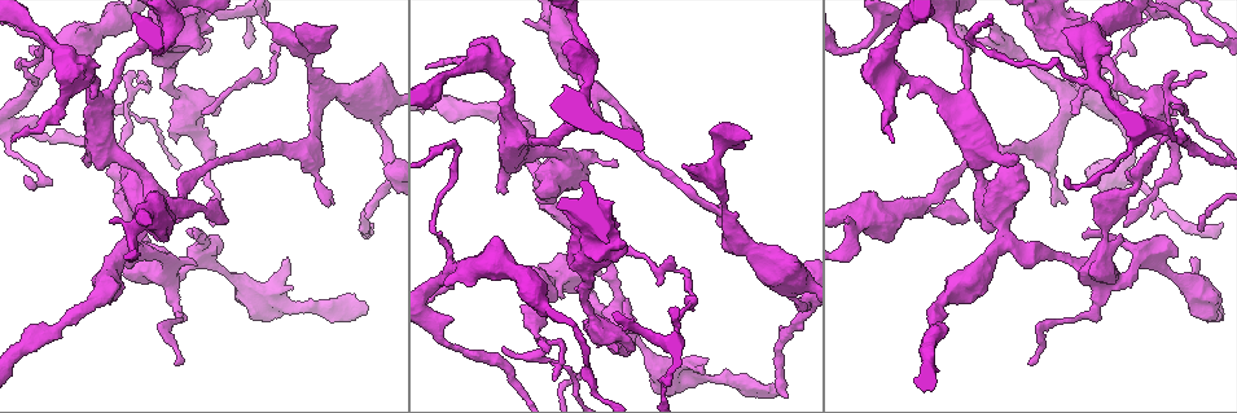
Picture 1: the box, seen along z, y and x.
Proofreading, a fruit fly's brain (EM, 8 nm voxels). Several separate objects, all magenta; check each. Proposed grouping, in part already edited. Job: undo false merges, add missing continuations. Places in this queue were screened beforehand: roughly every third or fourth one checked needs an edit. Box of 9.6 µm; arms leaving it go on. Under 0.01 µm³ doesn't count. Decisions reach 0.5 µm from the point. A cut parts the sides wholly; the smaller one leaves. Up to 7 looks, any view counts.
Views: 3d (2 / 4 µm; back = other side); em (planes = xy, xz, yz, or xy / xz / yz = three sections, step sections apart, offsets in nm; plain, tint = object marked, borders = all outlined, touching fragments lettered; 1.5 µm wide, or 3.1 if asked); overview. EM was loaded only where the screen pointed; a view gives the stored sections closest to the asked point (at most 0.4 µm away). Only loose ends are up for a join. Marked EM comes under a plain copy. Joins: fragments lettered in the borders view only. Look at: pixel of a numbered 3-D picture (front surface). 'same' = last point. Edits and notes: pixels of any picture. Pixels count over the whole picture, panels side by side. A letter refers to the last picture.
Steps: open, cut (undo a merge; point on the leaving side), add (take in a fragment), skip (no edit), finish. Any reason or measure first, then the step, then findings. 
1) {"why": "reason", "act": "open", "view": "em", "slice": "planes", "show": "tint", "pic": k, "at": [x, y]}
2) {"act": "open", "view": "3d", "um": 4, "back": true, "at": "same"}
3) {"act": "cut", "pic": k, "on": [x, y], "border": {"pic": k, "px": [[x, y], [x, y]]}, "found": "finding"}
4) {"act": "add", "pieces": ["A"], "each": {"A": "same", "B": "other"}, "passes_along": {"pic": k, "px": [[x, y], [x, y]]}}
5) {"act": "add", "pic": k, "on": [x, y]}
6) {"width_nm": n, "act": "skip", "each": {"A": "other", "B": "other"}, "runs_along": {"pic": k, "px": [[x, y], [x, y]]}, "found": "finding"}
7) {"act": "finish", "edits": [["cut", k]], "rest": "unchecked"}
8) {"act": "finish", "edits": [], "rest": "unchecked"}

{"why": "thick end", "act": "open", "view": "em", "slice": "xy", "step": 8, "show": "tint", "pic": 1, "at": [387, 166]}

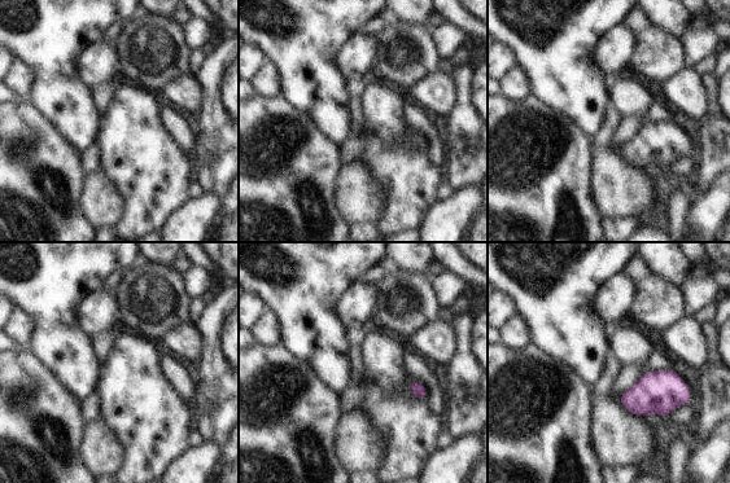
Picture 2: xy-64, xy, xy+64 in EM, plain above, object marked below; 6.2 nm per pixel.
{"act": "open", "view": "em", "slice": "planes", "show": "borders", "at": "same"}

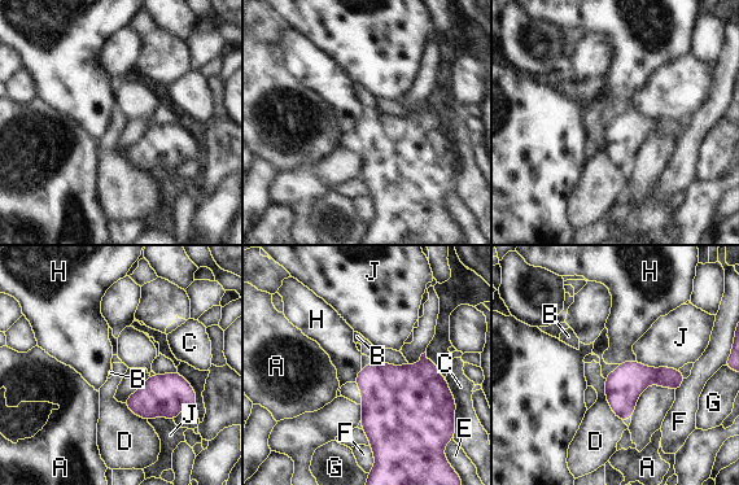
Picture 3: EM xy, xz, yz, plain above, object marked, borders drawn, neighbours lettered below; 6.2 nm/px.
{"act": "skip", "each": {"A": "other", "B": "other", "C": "other", "D": "other", "E": "other", "F": "other", "G": "other", "H": "other", "J": "other"}, "border": {"pic": 3, "px": [[637, 359], [652, 367], [678, 370]]}, "found": "none of them fits"}

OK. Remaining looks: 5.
{"why": "an open end", "act": "open", "view": "3d", "um": 4, "pic": 1, "at": [615, 166]}

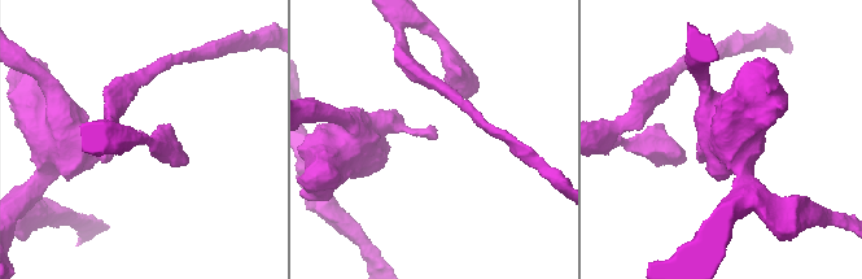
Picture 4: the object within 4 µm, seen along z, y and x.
{"act": "open", "view": "em", "slice": "planes", "show": "tint", "pic": 4, "at": [434, 137]}

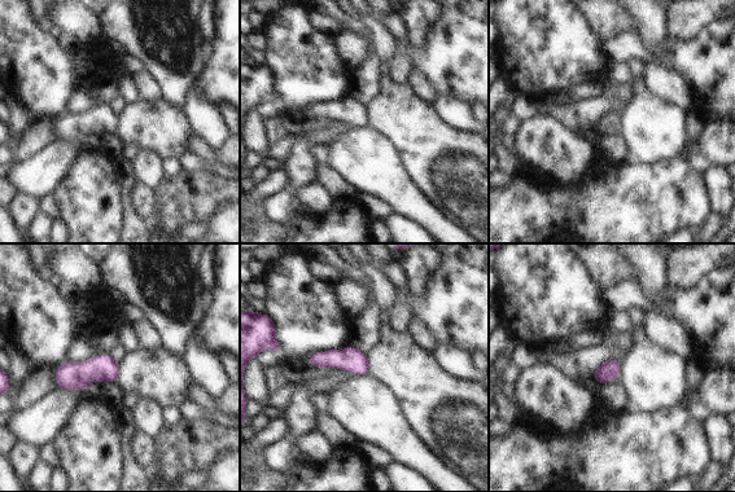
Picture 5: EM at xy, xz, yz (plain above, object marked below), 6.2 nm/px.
{"why": "what lies round it", "act": "open", "view": "em", "slice": "planes", "show": "borders", "at": "same"}

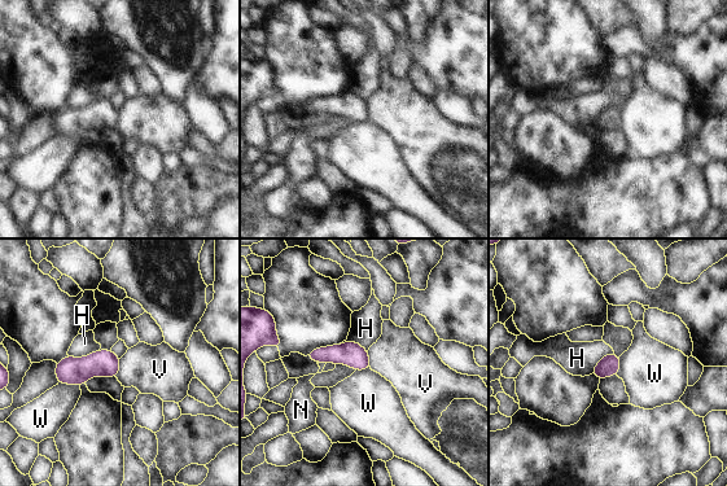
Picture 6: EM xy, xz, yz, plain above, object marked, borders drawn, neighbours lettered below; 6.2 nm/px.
{"longest_contact_nm": ["H", 200], "act": "skip", "each": {"H": "other", "N": "other", "V": "other", "W": "other"}, "border": {"pic": 6, "px": [[121, 358], [121, 366], [115, 377]]}, "found": "none of them fits"}

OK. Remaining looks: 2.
{"why": "end of a long branch", "act": "open", "view": "em", "slice": "xy", "step": 8, "show": "borders", "pic": 1, "at": [1074, 114]}

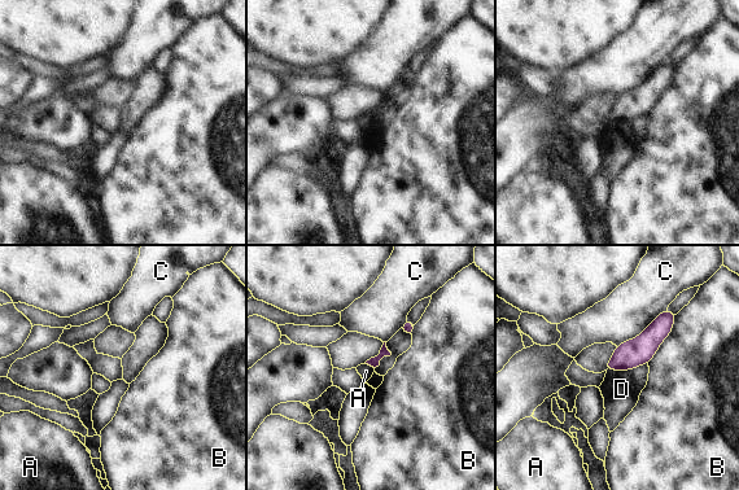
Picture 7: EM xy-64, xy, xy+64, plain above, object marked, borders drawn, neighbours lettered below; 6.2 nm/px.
{"act": "open", "view": "em", "slice": "planes", "show": "borders", "at": "same"}

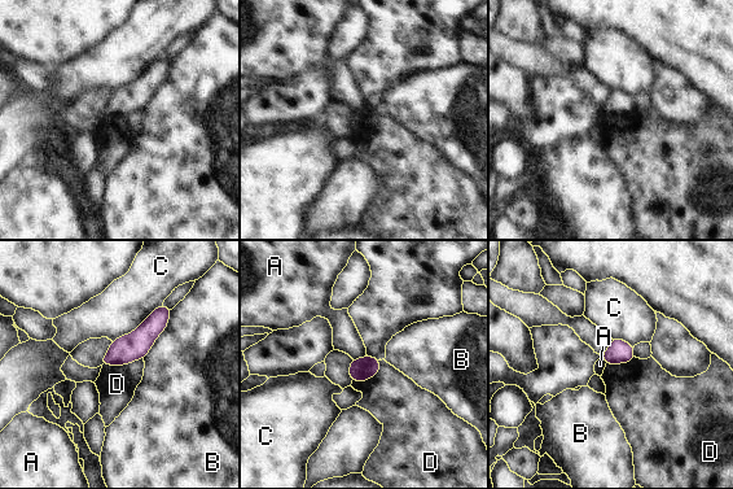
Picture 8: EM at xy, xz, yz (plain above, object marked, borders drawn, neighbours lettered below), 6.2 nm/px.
{"act": "skip", "each": {"A": "other", "B": "other", "C": "other", "D": "other"}, "runs_along": {"pic": 8, "px": [[167, 310], [130, 348], [105, 362]]}, "found": "no lettered fragment goes on from it"}

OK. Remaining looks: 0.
{"act": "finish", "edits": [], "rest": "unchecked"}

